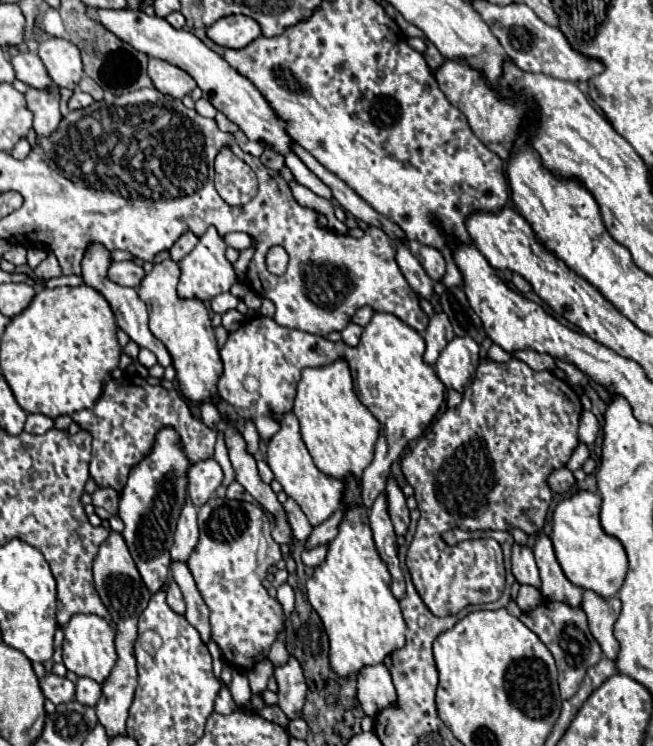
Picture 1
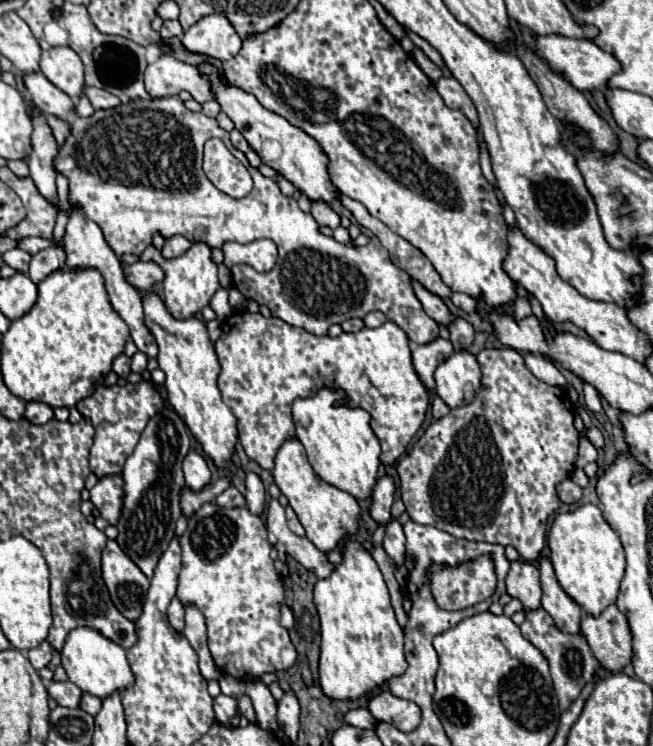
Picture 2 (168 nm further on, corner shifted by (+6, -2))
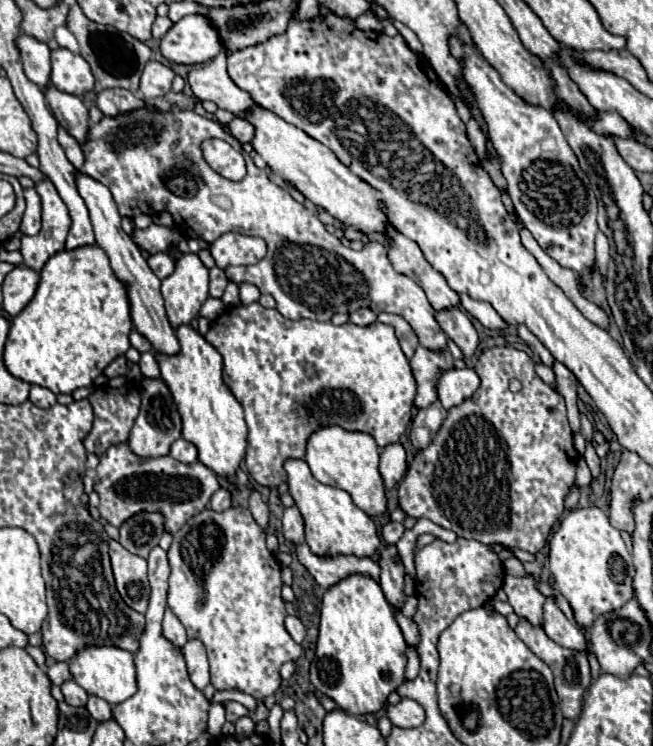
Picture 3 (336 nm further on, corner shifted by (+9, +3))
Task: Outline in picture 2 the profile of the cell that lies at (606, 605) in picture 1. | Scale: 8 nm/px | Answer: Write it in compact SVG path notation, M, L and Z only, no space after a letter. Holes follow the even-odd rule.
M607 606L601 616L585 616L581 634L587 638L595 658L609 674L619 674L633 658L631 628L625 614L615 606Z

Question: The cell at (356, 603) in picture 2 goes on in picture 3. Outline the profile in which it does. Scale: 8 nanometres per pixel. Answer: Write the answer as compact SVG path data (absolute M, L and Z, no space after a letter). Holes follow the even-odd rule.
M352 573L332 585L322 597L320 635L310 683L322 695L332 697L340 709L364 715L386 705L388 695L404 681L404 667L406 641L380 585L362 573Z

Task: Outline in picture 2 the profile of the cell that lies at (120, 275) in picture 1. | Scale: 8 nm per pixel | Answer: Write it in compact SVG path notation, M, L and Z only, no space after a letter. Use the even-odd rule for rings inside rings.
M135 262L131 266L125 266L125 278L131 286L139 290L161 290L163 282L163 268L155 262Z

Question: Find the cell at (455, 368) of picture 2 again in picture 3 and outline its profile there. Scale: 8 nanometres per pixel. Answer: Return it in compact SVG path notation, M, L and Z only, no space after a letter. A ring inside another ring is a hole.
M448 369L440 375L438 381L438 399L444 409L460 405L464 399L472 397L474 391L480 387L480 377L474 369Z

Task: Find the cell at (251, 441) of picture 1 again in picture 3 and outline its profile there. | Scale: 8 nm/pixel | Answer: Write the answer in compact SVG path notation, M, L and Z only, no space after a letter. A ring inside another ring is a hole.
M128 443L114 445L100 457L100 465L96 467L94 491L100 497L98 511L100 515L114 527L120 527L128 517L144 511L144 509L160 509L166 517L166 529L176 533L188 517L200 513L208 507L210 497L220 489L218 477L214 471L196 465L180 465L180 461L172 457L160 457L156 461L140 461L130 449Z

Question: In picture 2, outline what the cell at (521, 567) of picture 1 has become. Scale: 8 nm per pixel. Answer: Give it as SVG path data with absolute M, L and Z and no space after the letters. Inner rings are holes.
M525 560L511 562L511 570L507 576L507 594L511 598L517 598L525 610L537 610L541 606L541 586L537 566Z

